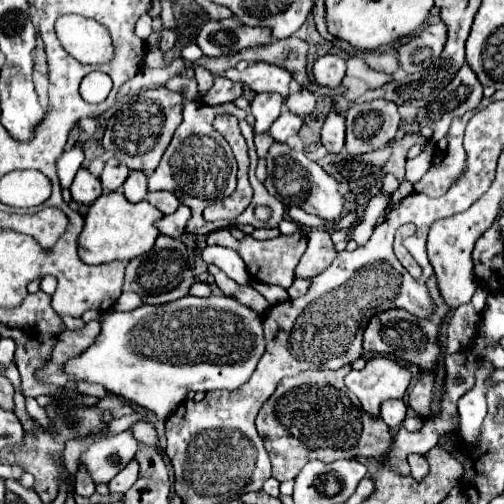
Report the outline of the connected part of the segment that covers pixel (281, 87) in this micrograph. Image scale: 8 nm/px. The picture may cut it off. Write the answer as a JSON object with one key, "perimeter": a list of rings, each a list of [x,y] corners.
{"perimeter":[[[263,61],[251,63],[245,71],[241,72],[236,68],[227,69],[217,77],[227,77],[231,81],[239,81],[255,93],[279,93],[281,97],[289,95],[289,83],[291,83],[291,73],[287,69],[269,65]]]}

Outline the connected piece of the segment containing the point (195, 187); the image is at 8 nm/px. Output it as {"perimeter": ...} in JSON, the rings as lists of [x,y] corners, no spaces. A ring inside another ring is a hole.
{"perimeter":[[[187,101],[183,103],[183,123],[177,127],[159,167],[149,175],[149,191],[171,191],[173,195],[177,195],[177,199],[187,205],[193,215],[187,223],[187,231],[189,233],[195,233],[195,235],[209,235],[211,231],[217,231],[217,229],[225,229],[225,227],[231,227],[231,221],[223,223],[223,221],[215,221],[215,223],[207,223],[203,219],[203,209],[215,201],[221,201],[225,197],[229,197],[235,187],[237,187],[237,163],[235,163],[235,157],[233,157],[233,151],[229,147],[229,143],[213,129],[213,119],[217,115],[235,115],[239,119],[239,125],[241,125],[241,133],[249,145],[249,157],[251,157],[251,169],[249,169],[249,181],[255,189],[255,195],[253,195],[253,201],[251,205],[237,217],[237,223],[251,223],[253,227],[277,227],[283,217],[285,217],[285,205],[275,199],[273,195],[267,193],[265,185],[255,177],[255,167],[257,167],[257,153],[255,153],[255,145],[253,145],[253,129],[251,125],[247,123],[247,111],[245,109],[237,109],[233,103],[223,103],[223,105],[215,105],[215,107],[209,107],[209,105],[201,105],[201,101]],[[257,205],[267,205],[271,207],[273,215],[269,221],[259,221],[255,219],[253,215],[253,209]]]}

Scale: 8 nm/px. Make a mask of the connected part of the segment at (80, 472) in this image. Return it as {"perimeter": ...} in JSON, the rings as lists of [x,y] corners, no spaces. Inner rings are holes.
{"perimeter":[[[83,467],[83,469],[77,469],[75,473],[75,491],[83,497],[91,497],[95,493],[95,485],[93,485],[93,479],[89,475],[89,471]]]}

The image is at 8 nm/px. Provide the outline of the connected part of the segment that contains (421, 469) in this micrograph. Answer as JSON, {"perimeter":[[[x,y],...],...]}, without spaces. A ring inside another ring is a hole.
{"perimeter":[[[409,455],[409,465],[411,465],[411,477],[413,479],[425,479],[429,473],[429,463],[425,455]]]}

